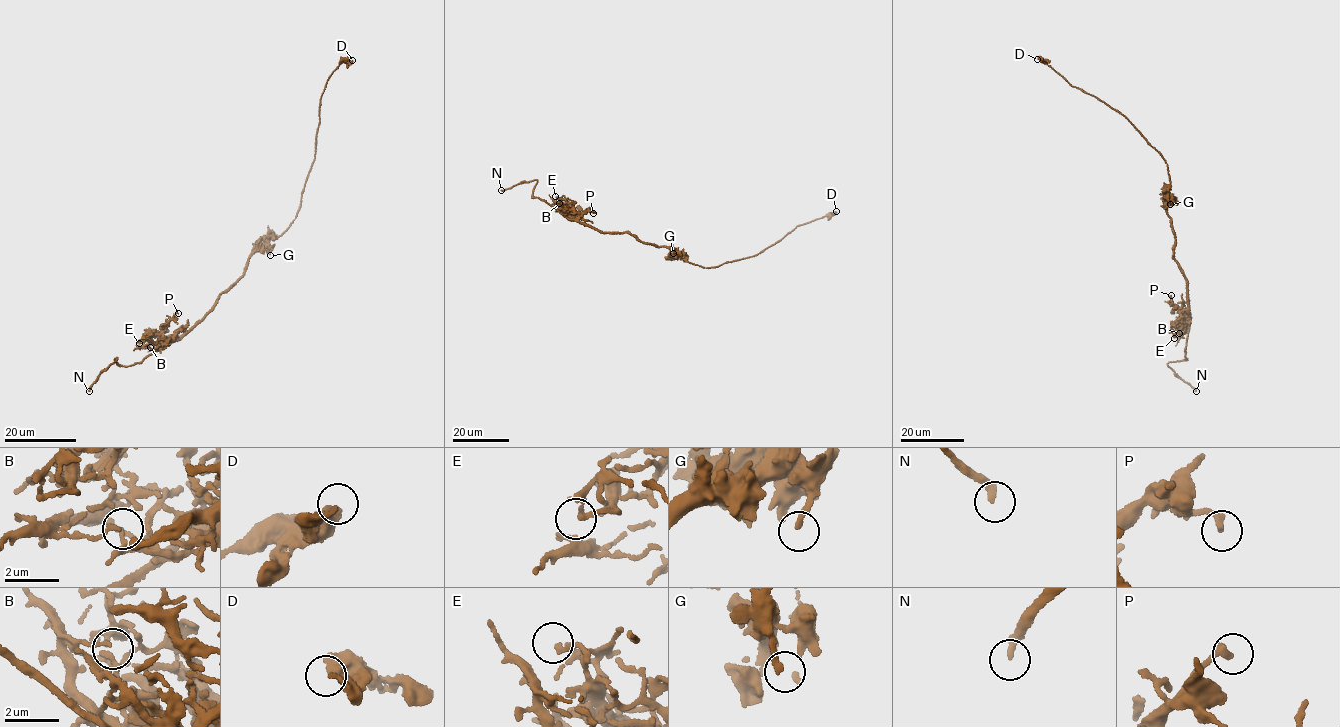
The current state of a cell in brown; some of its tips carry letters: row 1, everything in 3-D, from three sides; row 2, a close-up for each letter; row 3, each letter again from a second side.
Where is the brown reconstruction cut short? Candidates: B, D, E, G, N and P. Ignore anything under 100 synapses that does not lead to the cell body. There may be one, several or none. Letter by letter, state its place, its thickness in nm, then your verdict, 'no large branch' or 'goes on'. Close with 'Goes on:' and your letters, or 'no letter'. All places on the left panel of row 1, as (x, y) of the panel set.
B: at (150, 347); 130 nm thick; no large branch
D: at (352, 60); 280 nm thick; no large branch
E: at (139, 343); 170 nm thick; no large branch
G: at (270, 255); 200 nm thick; no large branch
N: at (89, 391); 260 nm thick; goes on
P: at (178, 313); 280 nm thick; no large branch
Goes on: N

